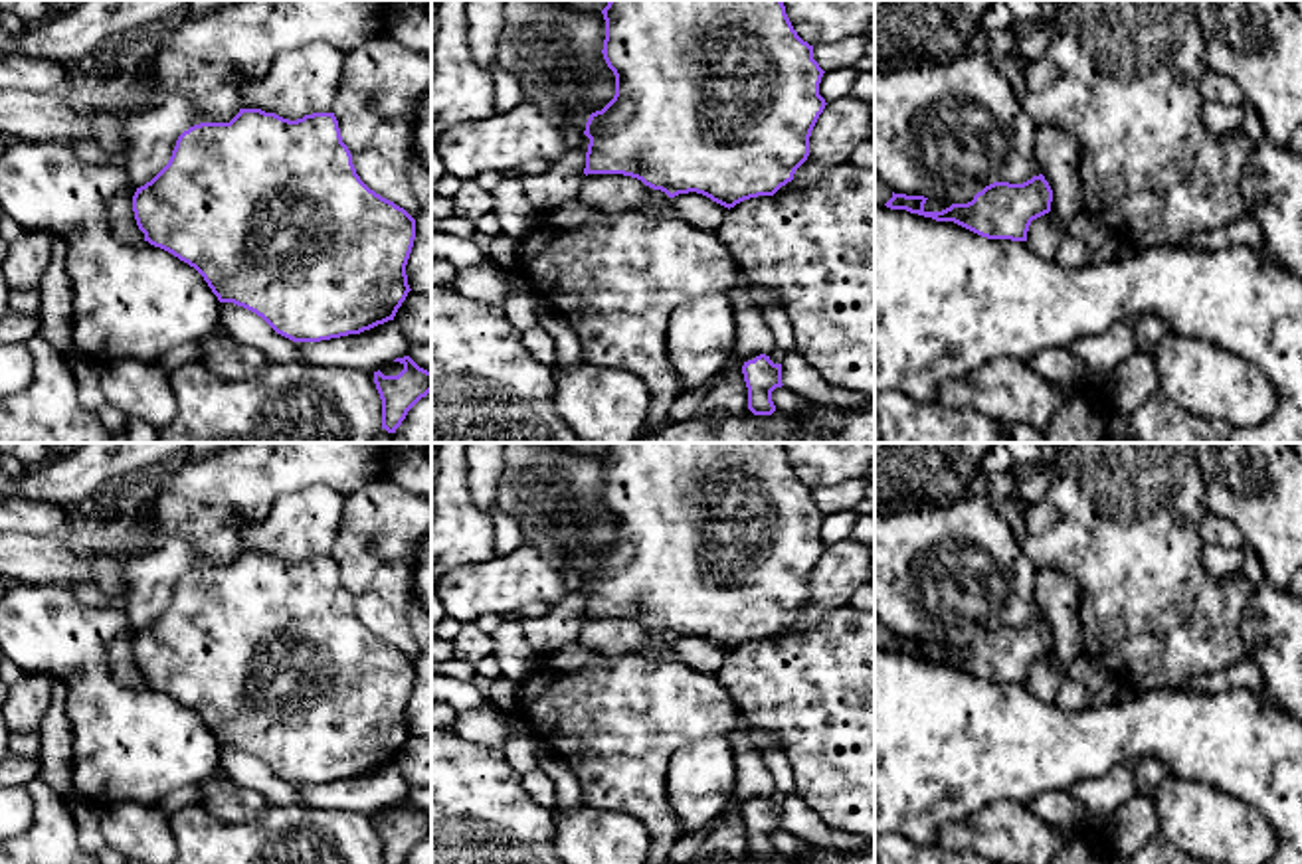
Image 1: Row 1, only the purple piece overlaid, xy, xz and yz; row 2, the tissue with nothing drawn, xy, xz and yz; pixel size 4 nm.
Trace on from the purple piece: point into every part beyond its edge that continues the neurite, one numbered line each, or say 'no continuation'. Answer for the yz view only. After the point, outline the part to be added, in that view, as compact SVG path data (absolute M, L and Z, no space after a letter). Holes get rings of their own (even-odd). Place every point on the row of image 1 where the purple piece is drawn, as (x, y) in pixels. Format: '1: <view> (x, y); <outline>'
no continuation

